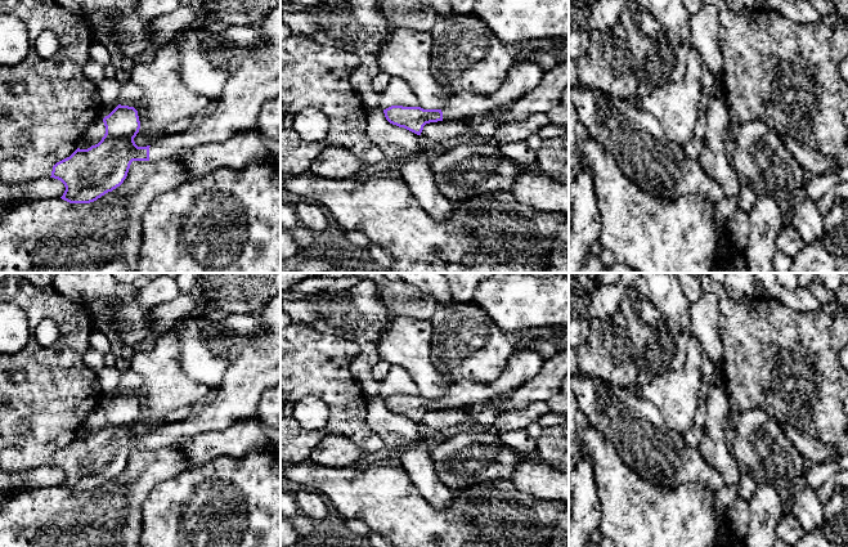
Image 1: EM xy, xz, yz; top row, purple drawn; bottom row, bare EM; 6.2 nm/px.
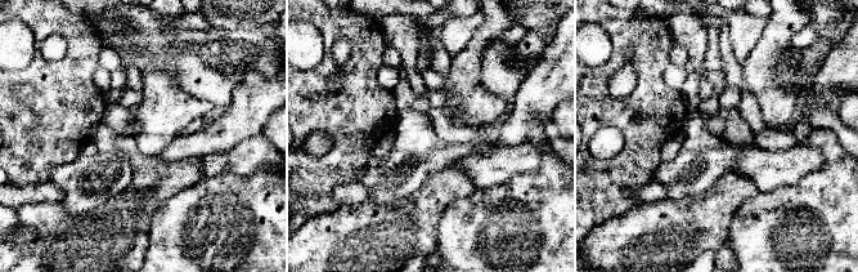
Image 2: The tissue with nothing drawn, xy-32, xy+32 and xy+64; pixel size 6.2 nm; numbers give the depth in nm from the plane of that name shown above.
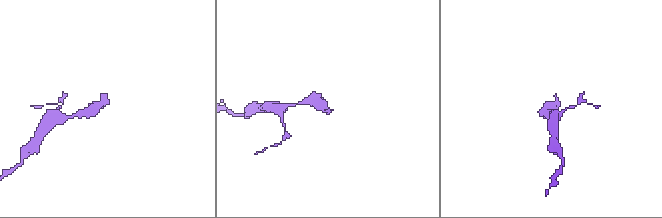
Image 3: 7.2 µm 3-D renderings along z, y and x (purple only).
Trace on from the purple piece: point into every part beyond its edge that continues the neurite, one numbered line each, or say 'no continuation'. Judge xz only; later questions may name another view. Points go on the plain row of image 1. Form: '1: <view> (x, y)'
1: xz (525, 362)

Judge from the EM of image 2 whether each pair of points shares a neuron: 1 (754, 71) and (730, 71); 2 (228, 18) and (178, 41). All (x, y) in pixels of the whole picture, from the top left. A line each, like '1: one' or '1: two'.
1: two
2: two

